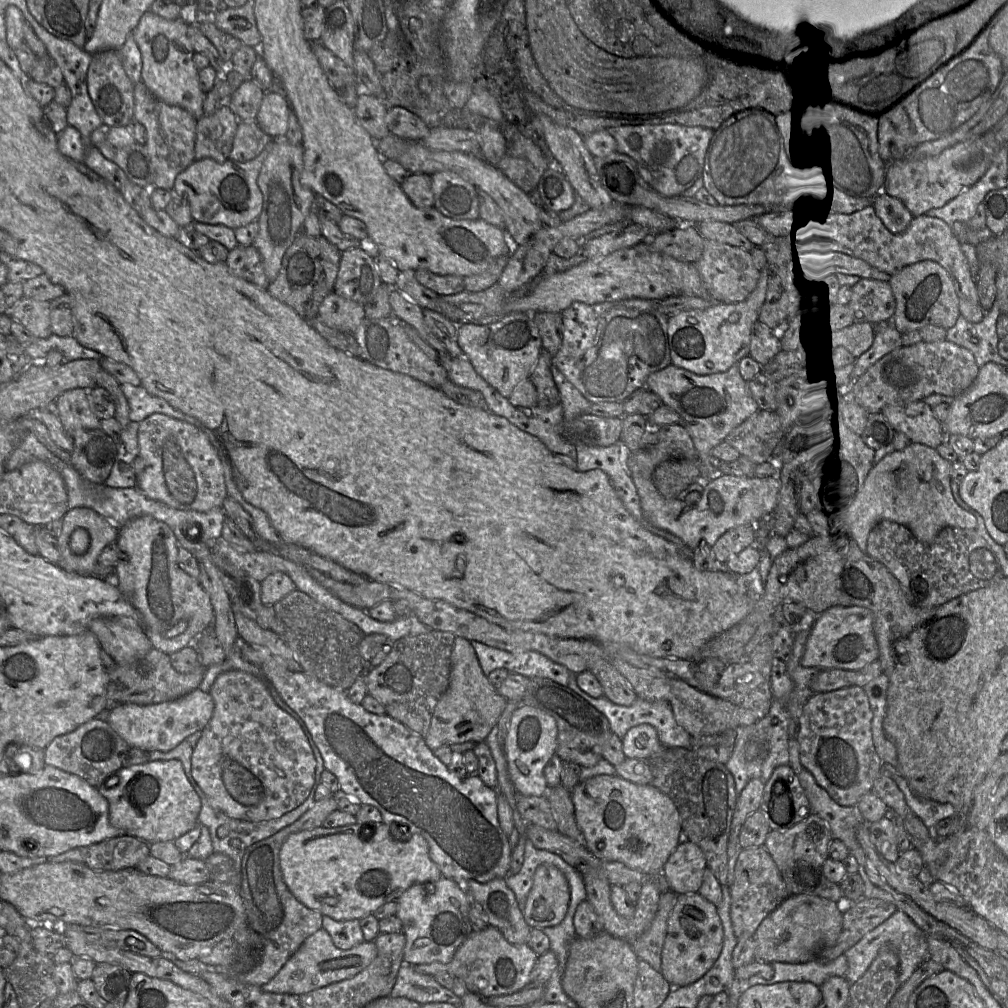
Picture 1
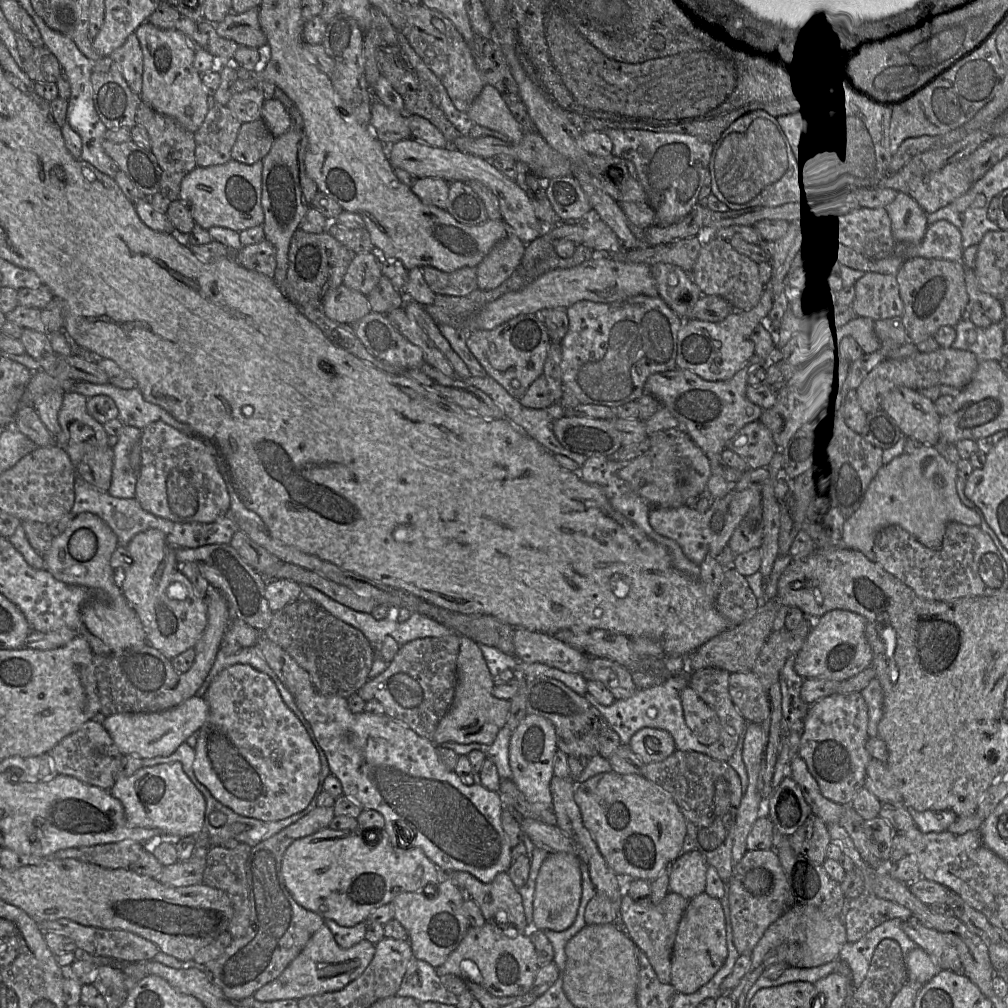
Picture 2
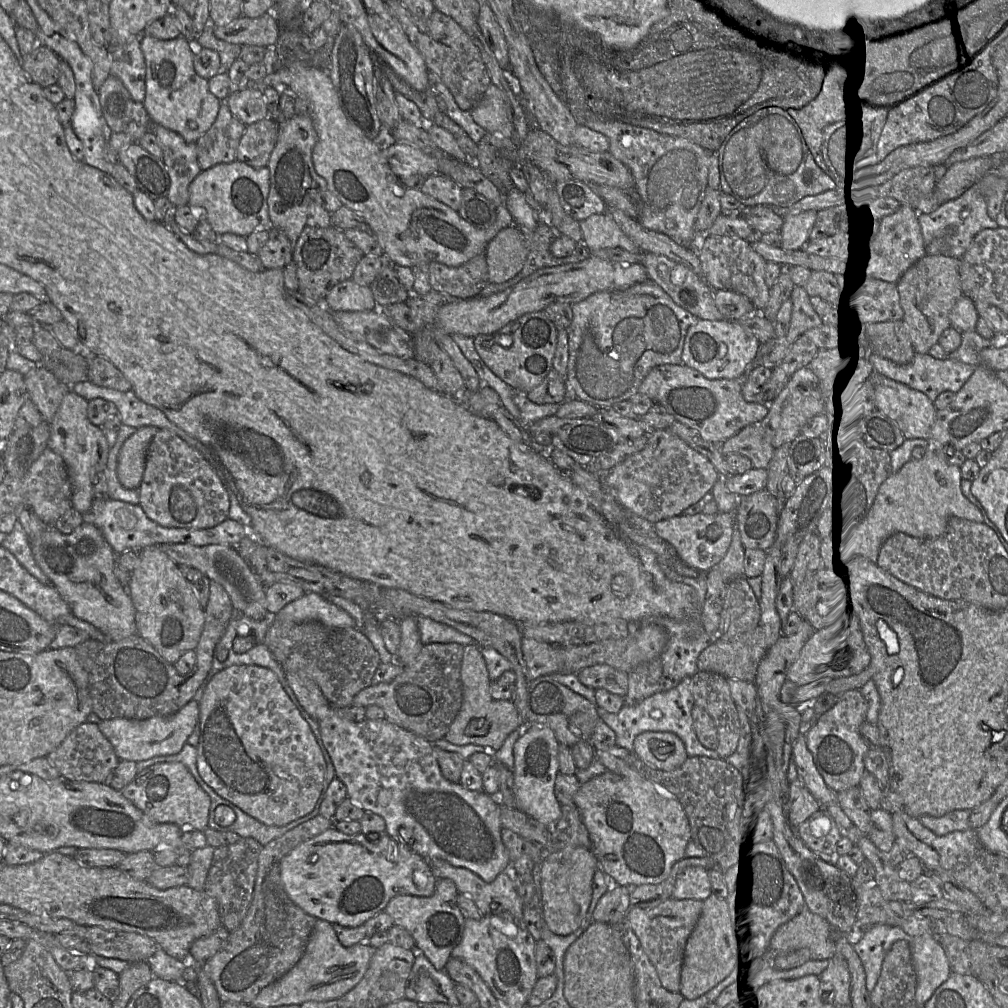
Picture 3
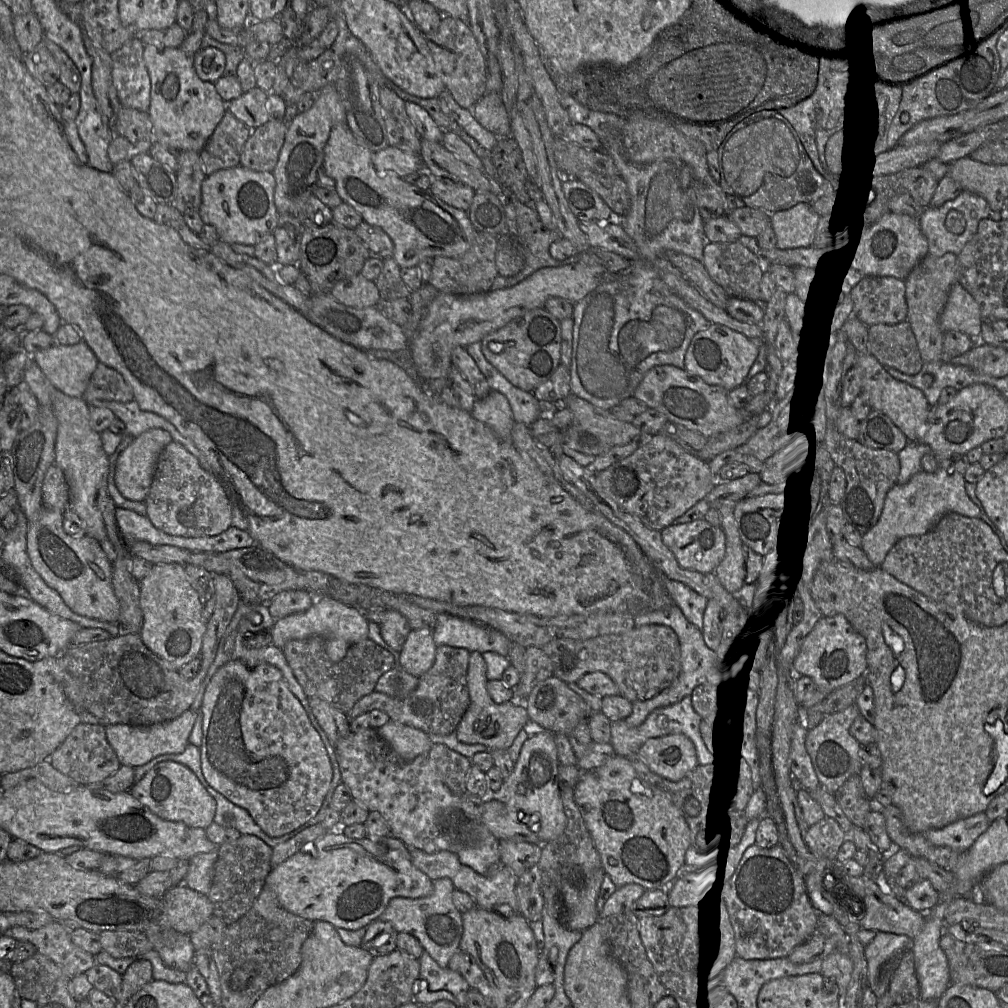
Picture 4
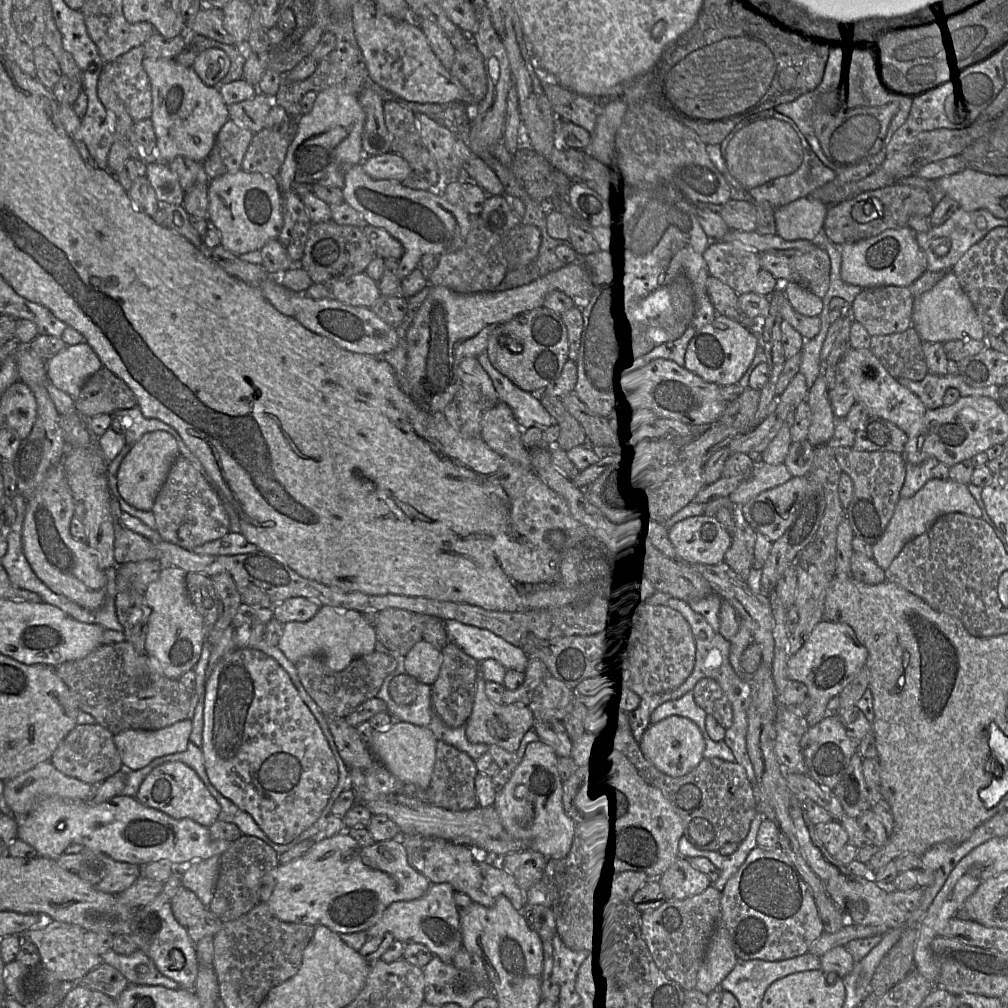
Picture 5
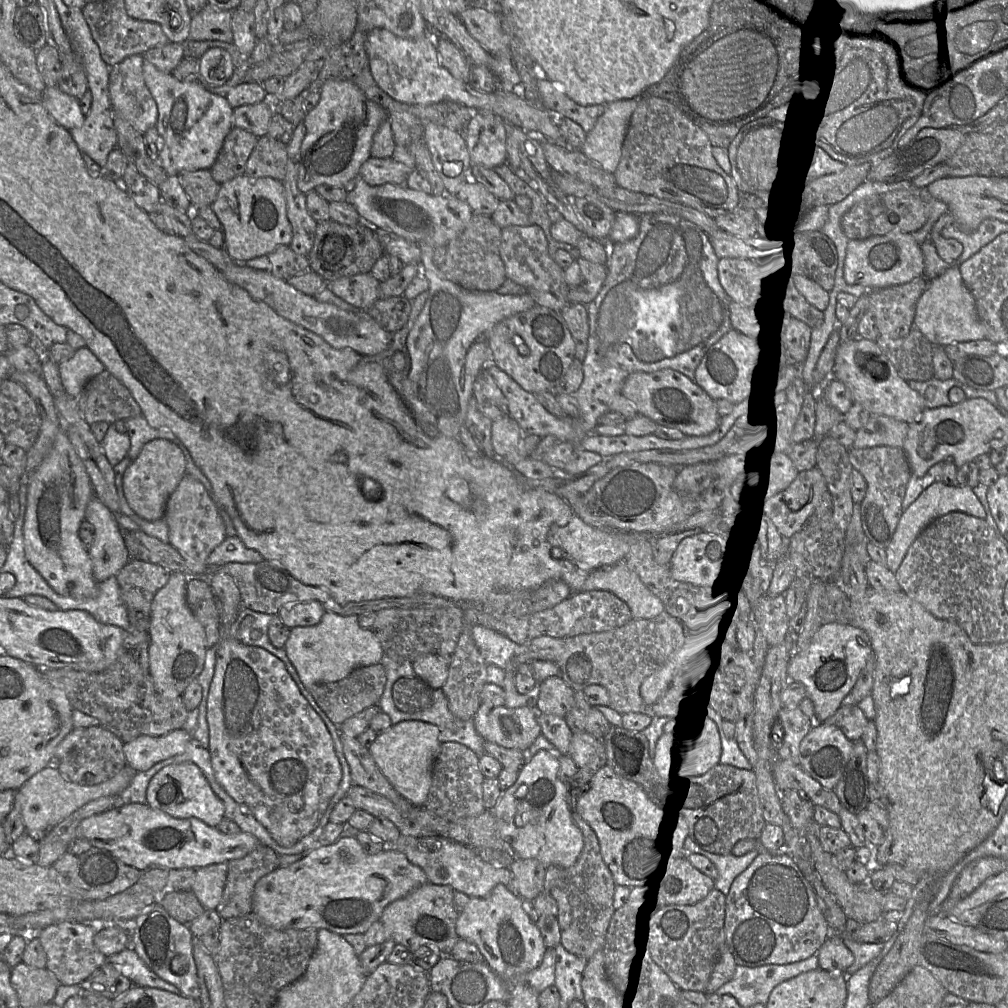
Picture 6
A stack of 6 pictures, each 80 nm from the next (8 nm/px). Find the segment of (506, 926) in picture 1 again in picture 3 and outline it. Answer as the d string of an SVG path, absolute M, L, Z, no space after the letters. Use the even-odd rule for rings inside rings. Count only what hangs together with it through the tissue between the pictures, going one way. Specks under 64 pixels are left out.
M426 859L433 875L437 879L450 879L460 894L470 897L482 916L498 916L510 922L520 925L523 920L523 903L514 887L513 874L510 870L500 873L494 881L486 883L475 873L465 869L454 867L441 859Z

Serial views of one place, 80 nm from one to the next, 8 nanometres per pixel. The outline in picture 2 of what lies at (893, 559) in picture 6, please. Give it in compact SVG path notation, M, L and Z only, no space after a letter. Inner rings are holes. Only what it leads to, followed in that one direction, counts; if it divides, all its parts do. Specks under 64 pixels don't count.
M920 447L913 454L895 457L879 469L858 509L844 521L841 544L875 561L873 545L877 534L886 526L897 525L924 546L939 549L949 523L976 526L984 519L963 504L956 483L956 466L940 456L935 447Z

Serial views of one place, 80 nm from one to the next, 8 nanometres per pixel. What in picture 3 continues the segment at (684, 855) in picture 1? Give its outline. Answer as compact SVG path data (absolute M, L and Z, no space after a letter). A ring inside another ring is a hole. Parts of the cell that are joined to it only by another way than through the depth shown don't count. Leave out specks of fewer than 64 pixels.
M689 866L677 874L672 898L704 901L711 894L710 880L705 868Z

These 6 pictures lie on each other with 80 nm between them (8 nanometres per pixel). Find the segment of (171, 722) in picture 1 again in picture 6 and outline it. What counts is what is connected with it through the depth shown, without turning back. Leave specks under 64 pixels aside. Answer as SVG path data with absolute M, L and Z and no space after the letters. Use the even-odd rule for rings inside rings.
M179 728L162 736L141 735L123 745L126 765L137 772L146 771L156 763L182 754L191 734Z

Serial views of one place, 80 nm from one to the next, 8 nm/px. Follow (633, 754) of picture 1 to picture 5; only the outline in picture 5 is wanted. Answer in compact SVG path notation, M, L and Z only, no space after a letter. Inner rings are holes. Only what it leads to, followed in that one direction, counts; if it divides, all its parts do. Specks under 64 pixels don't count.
M671 716L650 725L639 741L644 757L661 773L681 777L694 770L705 758L705 740L700 729L689 719Z

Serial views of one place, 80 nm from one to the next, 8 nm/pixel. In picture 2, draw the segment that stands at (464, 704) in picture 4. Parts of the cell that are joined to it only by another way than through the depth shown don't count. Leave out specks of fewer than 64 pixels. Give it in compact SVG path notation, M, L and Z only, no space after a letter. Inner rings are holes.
M460 636L425 637L401 645L387 668L375 678L369 679L357 693L365 701L377 700L384 707L384 714L409 727L419 736L432 741L441 719L449 711L456 687L456 662L459 654Z

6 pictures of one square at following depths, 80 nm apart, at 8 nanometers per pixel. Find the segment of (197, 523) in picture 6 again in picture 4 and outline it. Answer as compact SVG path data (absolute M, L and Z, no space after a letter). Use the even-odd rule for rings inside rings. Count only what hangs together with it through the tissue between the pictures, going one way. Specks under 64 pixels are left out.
M172 441L161 452L152 484L144 500L146 516L159 530L175 536L215 536L231 525L229 491L182 444Z

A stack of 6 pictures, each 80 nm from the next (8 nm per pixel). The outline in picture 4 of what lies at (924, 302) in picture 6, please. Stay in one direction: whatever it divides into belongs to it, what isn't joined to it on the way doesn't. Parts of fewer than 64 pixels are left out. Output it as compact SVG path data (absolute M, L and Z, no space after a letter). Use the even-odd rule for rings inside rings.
M955 282L939 319L940 328L944 333L962 332L976 343L981 339L981 323L979 305L958 282Z

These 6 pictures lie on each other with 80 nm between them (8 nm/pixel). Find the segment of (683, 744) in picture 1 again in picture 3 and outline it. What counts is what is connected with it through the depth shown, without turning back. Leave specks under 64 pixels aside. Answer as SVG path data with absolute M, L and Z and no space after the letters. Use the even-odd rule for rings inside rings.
M692 677L684 678L677 686L655 693L634 706L624 705L617 713L610 713L601 707L596 707L598 715L615 733L616 746L633 752L635 738L647 731L672 732L684 743L688 757L706 756L721 759L716 750L711 750L699 741L693 726L692 708L695 705L691 690Z

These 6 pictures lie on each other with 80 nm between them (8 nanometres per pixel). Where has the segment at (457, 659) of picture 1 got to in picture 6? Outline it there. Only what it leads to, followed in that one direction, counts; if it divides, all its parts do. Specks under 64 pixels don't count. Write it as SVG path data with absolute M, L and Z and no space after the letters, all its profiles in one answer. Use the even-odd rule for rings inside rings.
M480 703L473 720L477 733L485 741L526 751L541 735L537 715L536 709L530 707L493 707Z

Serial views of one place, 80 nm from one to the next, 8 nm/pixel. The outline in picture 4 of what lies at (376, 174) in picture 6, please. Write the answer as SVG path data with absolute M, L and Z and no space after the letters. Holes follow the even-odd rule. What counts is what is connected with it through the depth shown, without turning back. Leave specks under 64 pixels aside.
M394 146L373 153L372 162L377 172L393 171L400 178L420 171L423 162L421 156Z

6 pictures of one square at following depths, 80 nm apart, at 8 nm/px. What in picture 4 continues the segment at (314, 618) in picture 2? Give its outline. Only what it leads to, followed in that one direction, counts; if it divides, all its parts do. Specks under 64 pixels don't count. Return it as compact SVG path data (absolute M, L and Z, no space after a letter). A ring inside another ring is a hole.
M320 636L291 640L282 652L308 697L318 697L346 714L359 699L375 691L378 679L395 666L394 656L369 638L351 645L339 662L329 659L325 639Z

